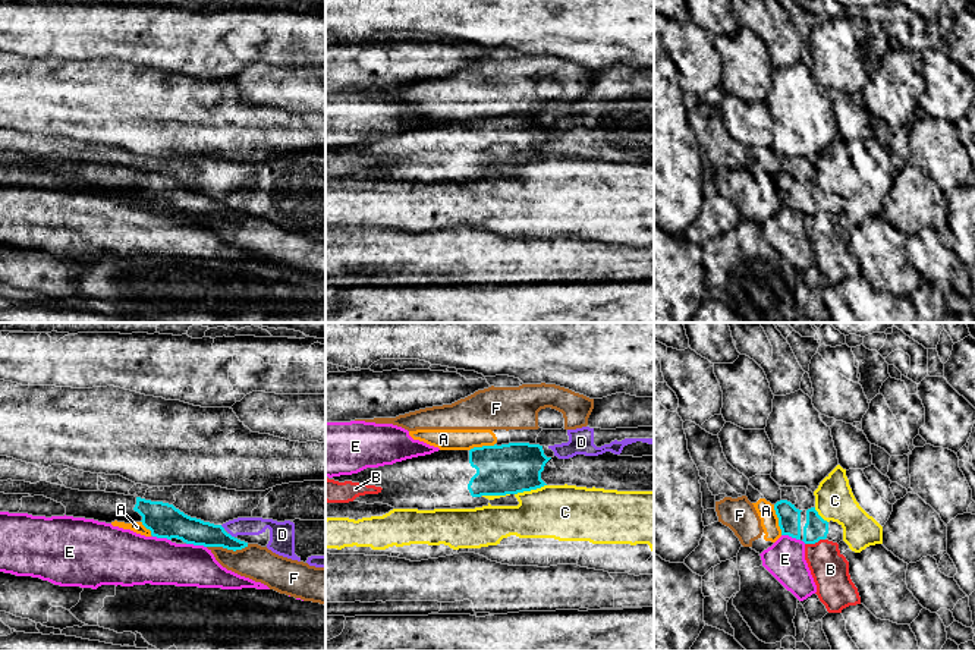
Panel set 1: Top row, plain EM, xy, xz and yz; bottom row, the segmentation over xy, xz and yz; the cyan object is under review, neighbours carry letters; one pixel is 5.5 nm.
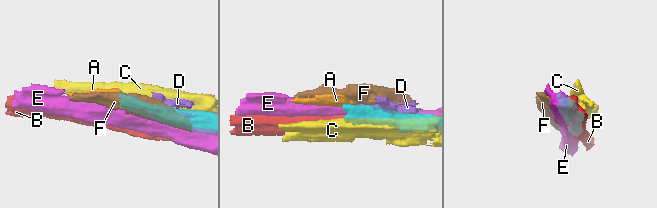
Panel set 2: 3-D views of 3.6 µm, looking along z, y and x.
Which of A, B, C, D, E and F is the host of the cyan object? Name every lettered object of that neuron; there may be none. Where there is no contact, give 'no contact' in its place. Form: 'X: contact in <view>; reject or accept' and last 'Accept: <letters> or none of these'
A: contact in yz; reject
B: contact in yz; reject
C: contact in xz; reject
D: contact in xy; reject
E: contact in xy; reject
F: contact in xy; reject
Accept: none of these

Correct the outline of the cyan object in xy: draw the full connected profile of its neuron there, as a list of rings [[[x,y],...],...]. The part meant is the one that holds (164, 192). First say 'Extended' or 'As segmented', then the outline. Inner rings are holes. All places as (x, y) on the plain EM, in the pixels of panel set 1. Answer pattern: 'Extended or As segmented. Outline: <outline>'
Extended. Outline: [[[0,152],[0,164],[44,167],[66,179],[66,188],[98,194],[141,194],[157,210],[177,210],[186,216],[242,221],[248,214],[224,202],[221,196],[191,189],[173,176],[151,173],[135,167],[106,163],[79,163],[47,152]]]

